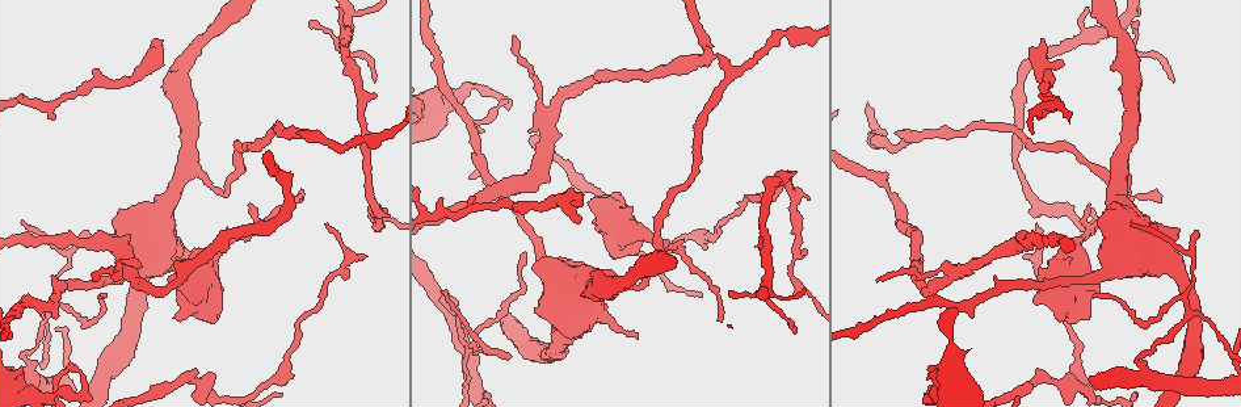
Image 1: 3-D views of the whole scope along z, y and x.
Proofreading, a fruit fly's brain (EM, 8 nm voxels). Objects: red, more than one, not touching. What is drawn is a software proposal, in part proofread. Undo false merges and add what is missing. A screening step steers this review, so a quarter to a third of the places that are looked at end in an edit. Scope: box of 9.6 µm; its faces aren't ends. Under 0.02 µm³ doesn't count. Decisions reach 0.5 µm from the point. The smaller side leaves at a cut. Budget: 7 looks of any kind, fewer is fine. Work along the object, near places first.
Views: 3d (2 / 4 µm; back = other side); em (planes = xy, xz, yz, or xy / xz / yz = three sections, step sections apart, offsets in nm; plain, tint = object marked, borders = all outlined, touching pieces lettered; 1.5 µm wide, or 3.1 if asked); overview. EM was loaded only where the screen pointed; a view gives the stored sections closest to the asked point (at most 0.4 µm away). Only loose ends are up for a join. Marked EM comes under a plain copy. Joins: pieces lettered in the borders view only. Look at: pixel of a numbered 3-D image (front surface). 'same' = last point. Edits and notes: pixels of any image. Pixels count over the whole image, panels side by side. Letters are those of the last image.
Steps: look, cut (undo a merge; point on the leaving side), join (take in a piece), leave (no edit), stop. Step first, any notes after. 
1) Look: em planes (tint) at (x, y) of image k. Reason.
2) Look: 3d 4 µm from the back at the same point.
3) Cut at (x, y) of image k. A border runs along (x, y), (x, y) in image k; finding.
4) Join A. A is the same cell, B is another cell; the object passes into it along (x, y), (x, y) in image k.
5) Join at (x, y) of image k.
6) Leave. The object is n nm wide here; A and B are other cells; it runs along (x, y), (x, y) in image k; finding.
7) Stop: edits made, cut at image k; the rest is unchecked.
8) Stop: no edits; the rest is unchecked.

Look: 3d 4 µm at (707, 48) of image 1. Thin neck.

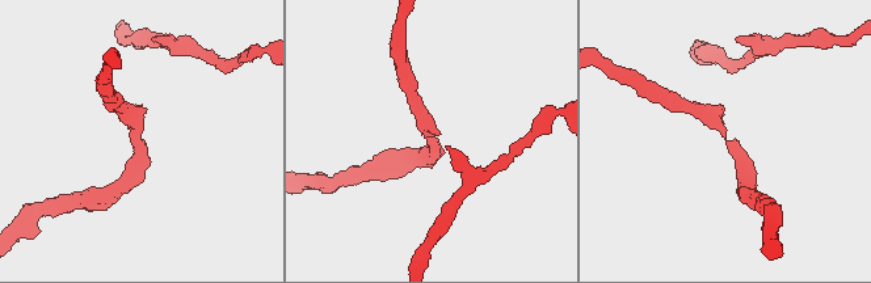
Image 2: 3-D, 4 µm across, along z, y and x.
Look: em planes (borders) at (136, 134) of image 2. The arms are 200, 260 nm wide.

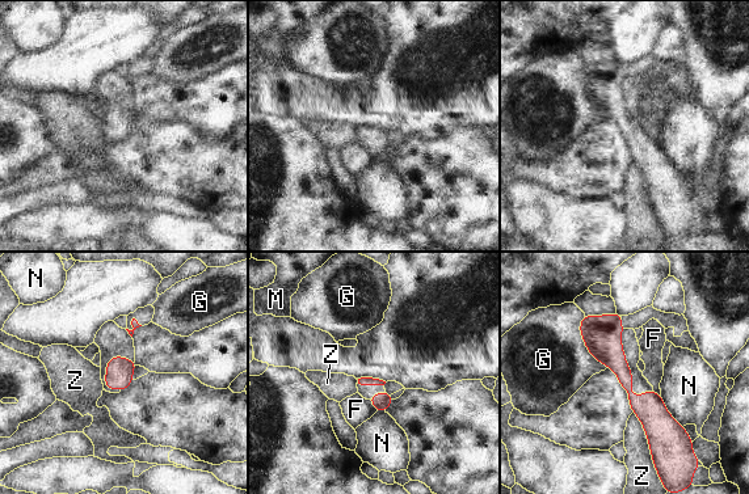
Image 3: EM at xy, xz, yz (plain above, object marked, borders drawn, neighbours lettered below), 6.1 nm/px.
Leave. F, G, M, N and Z are other cells; a border runs along (367, 400), (377, 410) in image 3; one neuron here.

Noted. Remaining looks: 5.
Look: em xz step 8 (borders) at (437, 91) of image 1. Branch stops here.

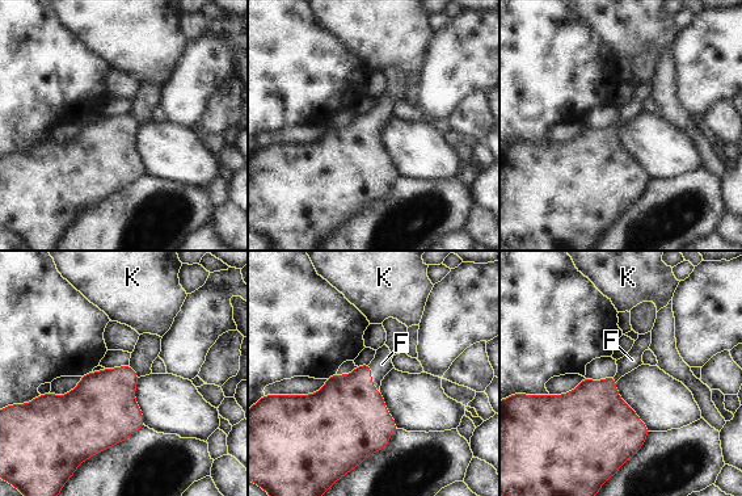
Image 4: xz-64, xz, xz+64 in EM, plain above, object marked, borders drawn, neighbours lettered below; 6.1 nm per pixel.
Look: em planes (borders) at the same point. Cut it another way.

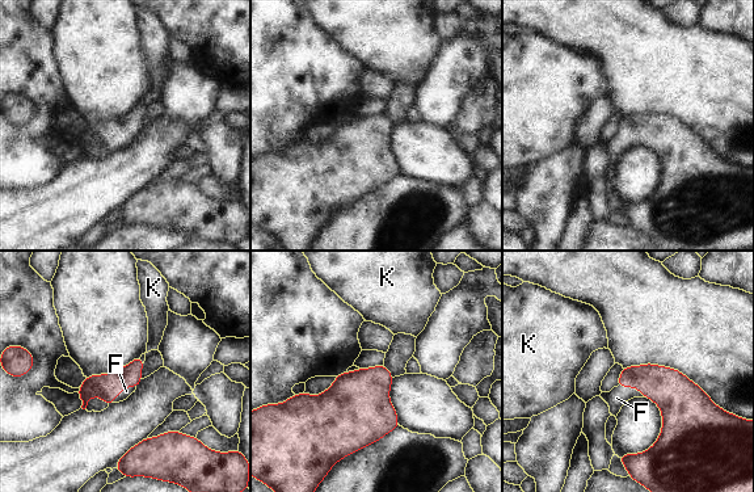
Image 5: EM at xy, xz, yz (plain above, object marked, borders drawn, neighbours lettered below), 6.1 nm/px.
Join F. The longest contact is with F, 170 nm; F is the same cell, K is another cell; it goes on there.

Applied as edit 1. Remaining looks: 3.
Look: overview. Redraw.

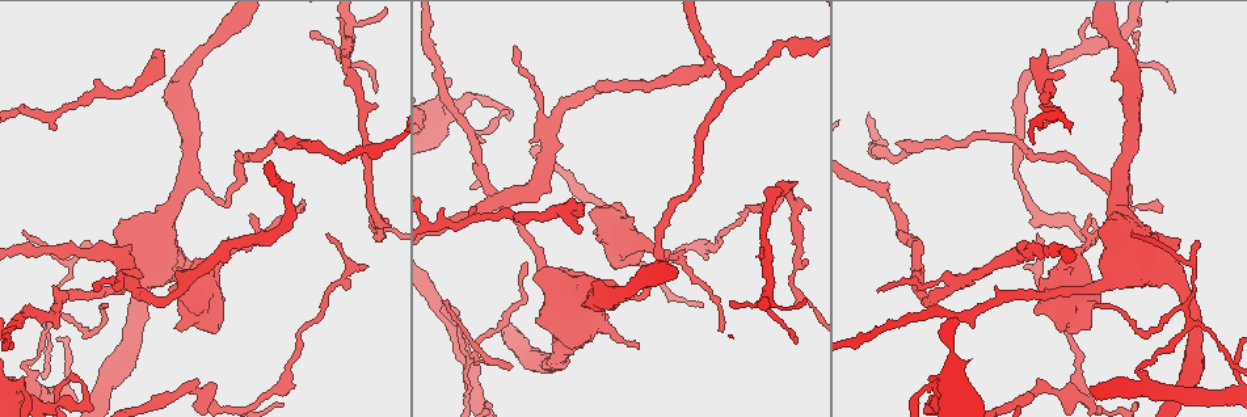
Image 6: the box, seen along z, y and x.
Look: em planes (borders) at (619, 203) of image 6.

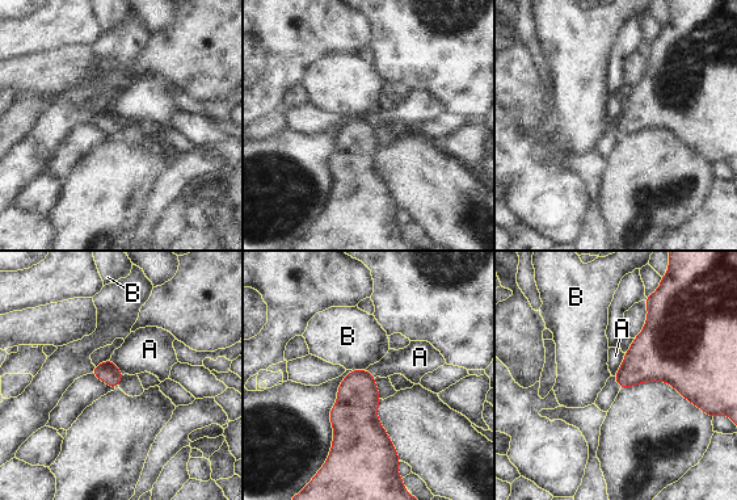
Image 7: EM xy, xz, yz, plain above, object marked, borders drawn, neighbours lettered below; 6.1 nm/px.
Leave. A and B are other cells; a border runs along (624, 353), (622, 365), (613, 375) in image 7; none of them fits.

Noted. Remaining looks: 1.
Stop: edits made, join at image 5; the rest is unchecked.

